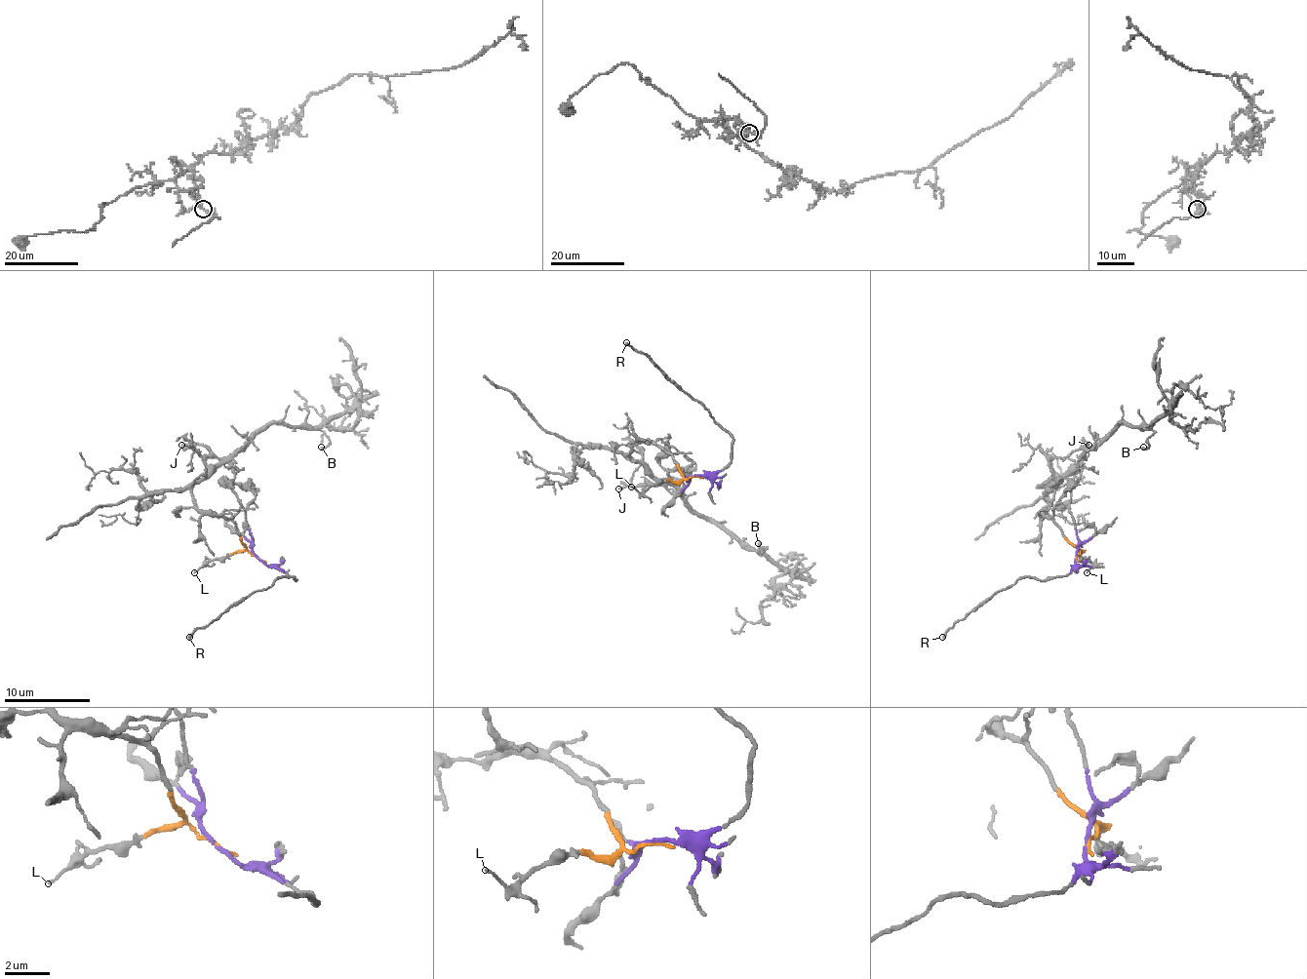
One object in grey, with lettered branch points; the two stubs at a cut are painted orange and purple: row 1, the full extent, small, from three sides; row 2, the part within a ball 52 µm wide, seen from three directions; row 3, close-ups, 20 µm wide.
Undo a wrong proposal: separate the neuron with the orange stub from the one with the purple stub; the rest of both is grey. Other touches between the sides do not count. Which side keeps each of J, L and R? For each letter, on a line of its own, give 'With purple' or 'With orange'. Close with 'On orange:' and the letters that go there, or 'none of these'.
J: With orange
L: With orange
R: With purple
On orange: J, L

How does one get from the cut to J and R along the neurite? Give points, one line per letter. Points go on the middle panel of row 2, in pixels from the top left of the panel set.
J: (693, 476), (686, 478), (666, 450), (638, 442), (629, 454), (640, 459), (643, 450), (643, 463), (618, 489)
R: (693, 476), (713, 476), (731, 461), (732, 438), (700, 403), (692, 399), (645, 354), (625, 343)

